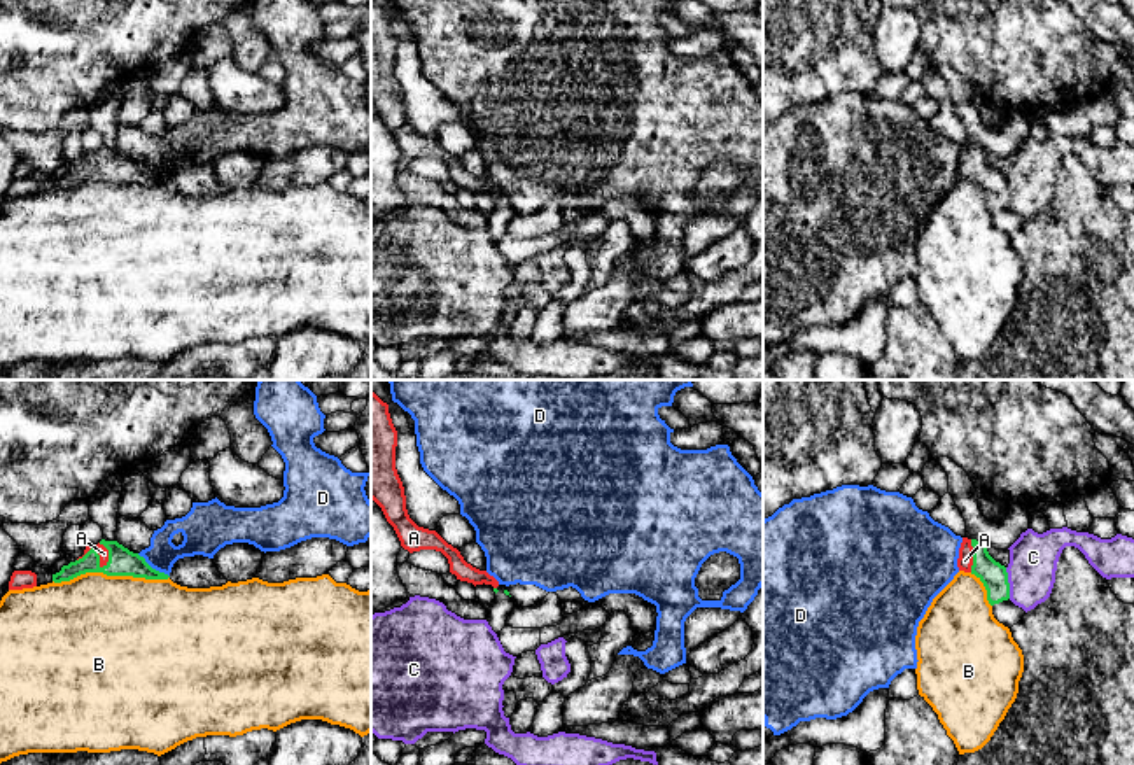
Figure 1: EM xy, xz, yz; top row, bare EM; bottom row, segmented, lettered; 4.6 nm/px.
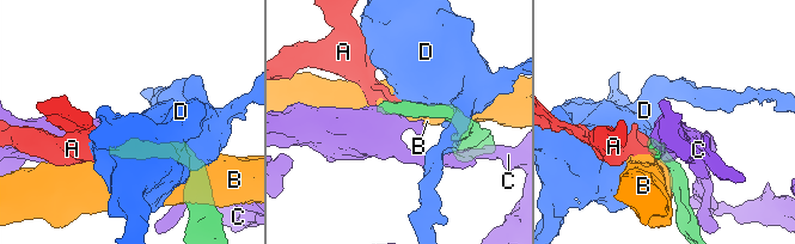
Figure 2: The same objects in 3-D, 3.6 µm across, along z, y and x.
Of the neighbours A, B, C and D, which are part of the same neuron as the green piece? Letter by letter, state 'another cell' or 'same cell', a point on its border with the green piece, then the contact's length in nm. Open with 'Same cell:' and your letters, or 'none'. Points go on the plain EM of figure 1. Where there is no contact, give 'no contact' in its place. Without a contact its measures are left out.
Same cell: A
A: same cell; contact xy (98, 165); length 160 nm
B: another cell; contact xy (111, 182); length 550 nm
C: another cell; contact yz (1008, 191); length 150 nm
D: another cell; contact xy (151, 175); length 190 nm

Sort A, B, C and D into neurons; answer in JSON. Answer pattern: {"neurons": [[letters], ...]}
{"neurons": [["A"], ["B"], ["C"], ["D"]]}

